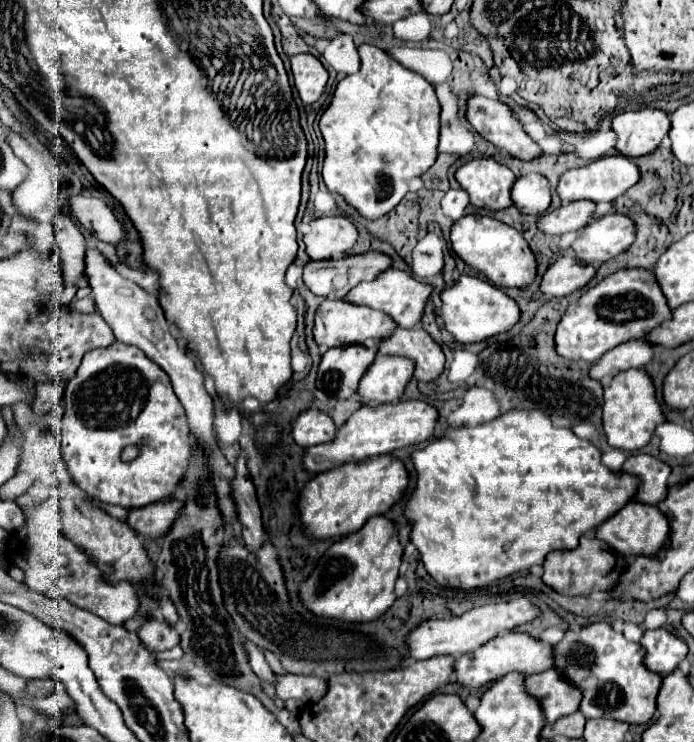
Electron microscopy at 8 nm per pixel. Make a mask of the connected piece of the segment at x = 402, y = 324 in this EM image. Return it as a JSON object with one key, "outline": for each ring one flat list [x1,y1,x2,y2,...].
{"outline":[[391,268,391,270,383,272,373,282,361,282,361,284,357,284,345,296,345,300,353,302,353,304,361,304,361,306,369,306,369,308,387,312,399,324,399,328,415,328,415,326,421,324,421,318,423,318,423,312,425,312,425,304,427,304,431,292,433,292,431,284,425,284,425,282,413,278,409,272]]}

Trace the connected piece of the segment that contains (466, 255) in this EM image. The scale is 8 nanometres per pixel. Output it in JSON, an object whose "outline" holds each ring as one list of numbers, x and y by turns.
{"outline":[[467,214,451,228,453,252,499,288,527,288,537,278,537,258,527,240,511,226,481,214]]}

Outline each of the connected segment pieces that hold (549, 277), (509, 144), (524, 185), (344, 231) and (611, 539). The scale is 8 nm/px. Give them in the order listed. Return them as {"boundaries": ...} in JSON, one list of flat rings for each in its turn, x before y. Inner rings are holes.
{"boundaries":[[[563,256,549,266,541,280,541,292,545,296,567,296,587,286,597,274,597,268,579,264,575,256]],[[471,96,467,102,467,120,485,140,495,144,497,148,505,148,517,160,535,160,543,154,541,146,525,132,523,124,511,114,509,106,499,100,491,100,485,96]],[[525,174,513,184,511,198,519,212,541,216,551,206,549,182,541,174]],[[323,216,311,222,311,232,303,236,311,260,345,256,357,244,357,228,345,216]],[[631,500,617,514,613,514,605,524,601,524,595,530,595,536,605,540,617,554,655,558,671,542,671,526,657,506,647,506,647,504,639,504,637,500]]]}

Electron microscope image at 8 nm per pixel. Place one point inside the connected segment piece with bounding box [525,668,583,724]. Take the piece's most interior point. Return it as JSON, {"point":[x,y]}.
{"point":[558,697]}

